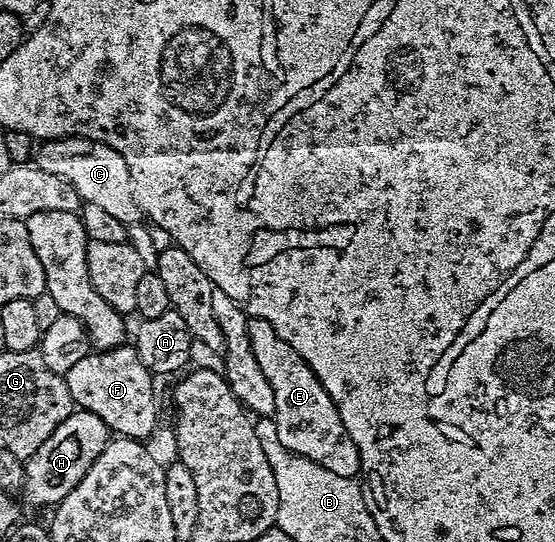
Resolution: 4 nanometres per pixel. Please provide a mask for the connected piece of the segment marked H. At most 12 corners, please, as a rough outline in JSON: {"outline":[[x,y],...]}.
{"outline":[[73,410],[25,460],[22,496],[56,506],[111,437]]}

